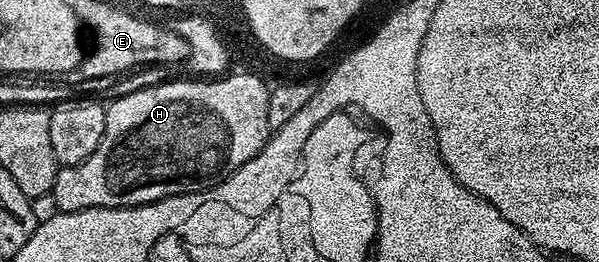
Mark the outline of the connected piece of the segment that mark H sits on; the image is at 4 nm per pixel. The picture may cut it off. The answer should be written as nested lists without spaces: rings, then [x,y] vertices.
[[[244,72],[238,73],[237,76],[232,75],[228,74],[223,78],[172,80],[169,84],[156,84],[153,88],[140,88],[137,92],[128,92],[125,96],[118,97],[112,105],[109,103],[104,110],[106,126],[98,150],[94,150],[94,154],[90,154],[90,158],[86,158],[82,163],[63,165],[56,173],[50,194],[54,198],[57,209],[61,212],[77,212],[87,208],[136,208],[140,204],[152,204],[156,200],[178,194],[190,194],[191,192],[204,194],[222,183],[227,176],[238,171],[243,164],[250,162],[250,158],[254,158],[262,150],[262,146],[270,135],[269,118],[266,116],[270,92],[256,76],[247,76]]]

